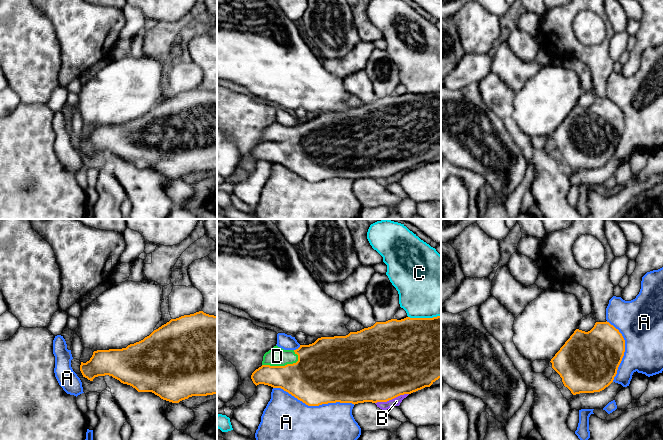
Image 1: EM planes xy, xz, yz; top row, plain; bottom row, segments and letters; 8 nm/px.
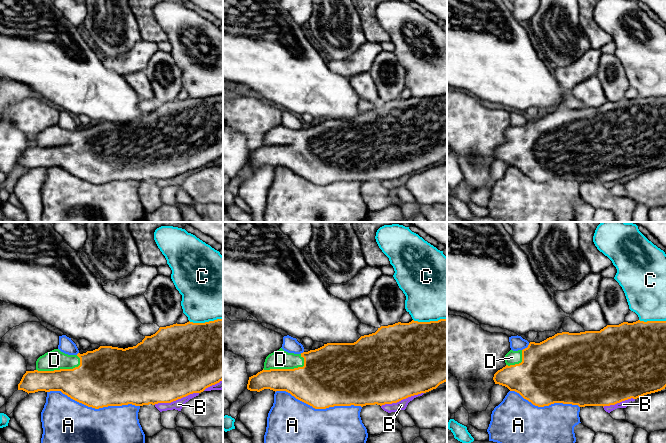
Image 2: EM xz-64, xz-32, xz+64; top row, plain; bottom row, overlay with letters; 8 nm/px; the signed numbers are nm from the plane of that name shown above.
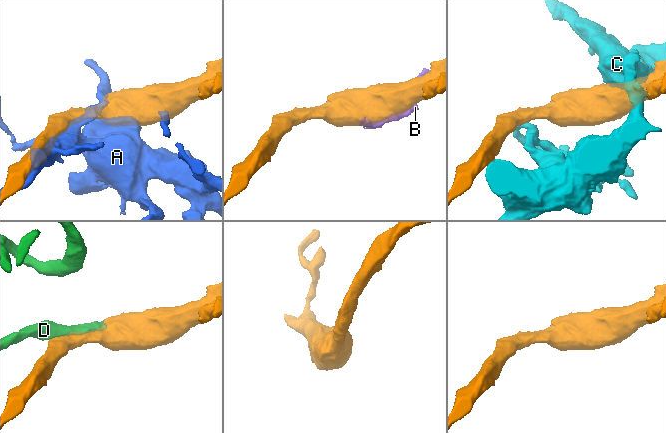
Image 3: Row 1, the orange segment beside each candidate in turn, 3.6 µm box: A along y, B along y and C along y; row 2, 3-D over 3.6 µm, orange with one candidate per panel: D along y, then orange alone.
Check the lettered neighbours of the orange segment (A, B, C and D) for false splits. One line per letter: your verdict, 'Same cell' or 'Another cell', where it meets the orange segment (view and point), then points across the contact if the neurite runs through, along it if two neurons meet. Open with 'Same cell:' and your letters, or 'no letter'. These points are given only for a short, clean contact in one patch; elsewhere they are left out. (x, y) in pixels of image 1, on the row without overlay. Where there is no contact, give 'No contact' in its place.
Same cell: D
A: Another cell. Touches orange at xz (314, 181)
B: Another cell. Touches orange at xz (391, 175)
C: Another cell. Touches orange at xz (424, 94)
D: Same cell. Touches orange at xz (282, 142)

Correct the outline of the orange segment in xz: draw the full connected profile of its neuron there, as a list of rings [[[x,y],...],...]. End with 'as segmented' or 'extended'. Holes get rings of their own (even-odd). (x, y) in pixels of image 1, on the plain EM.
[[[441,92],[433,94],[391,95],[346,112],[321,113],[296,126],[284,126],[277,121],[263,132],[262,142],[251,155],[257,162],[264,160],[281,164],[308,182],[328,179],[387,178],[400,171],[430,163],[441,154]]] | extended

